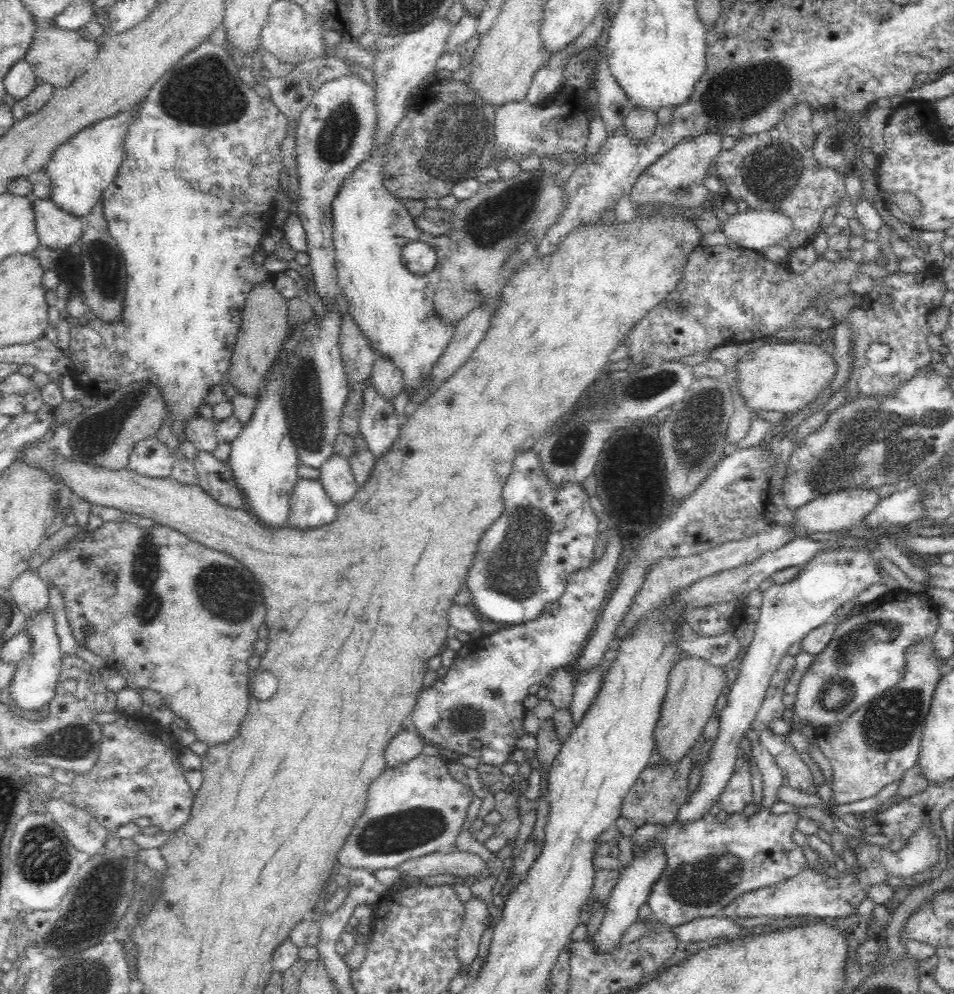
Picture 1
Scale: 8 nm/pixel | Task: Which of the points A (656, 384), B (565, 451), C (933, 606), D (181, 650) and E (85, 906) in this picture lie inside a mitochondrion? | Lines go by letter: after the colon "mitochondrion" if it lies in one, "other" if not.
A: mitochondrion
B: mitochondrion
C: other
D: other
E: mitochondrion

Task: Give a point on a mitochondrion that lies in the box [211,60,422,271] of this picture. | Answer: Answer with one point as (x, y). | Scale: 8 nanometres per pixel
(334, 141)

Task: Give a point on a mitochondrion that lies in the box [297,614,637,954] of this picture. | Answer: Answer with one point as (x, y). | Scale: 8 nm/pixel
(395, 833)

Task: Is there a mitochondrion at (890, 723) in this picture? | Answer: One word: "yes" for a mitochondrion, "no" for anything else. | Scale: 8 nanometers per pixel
yes

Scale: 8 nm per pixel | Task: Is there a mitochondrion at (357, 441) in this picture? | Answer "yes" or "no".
no

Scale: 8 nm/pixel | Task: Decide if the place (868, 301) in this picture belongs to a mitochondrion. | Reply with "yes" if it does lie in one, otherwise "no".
no

